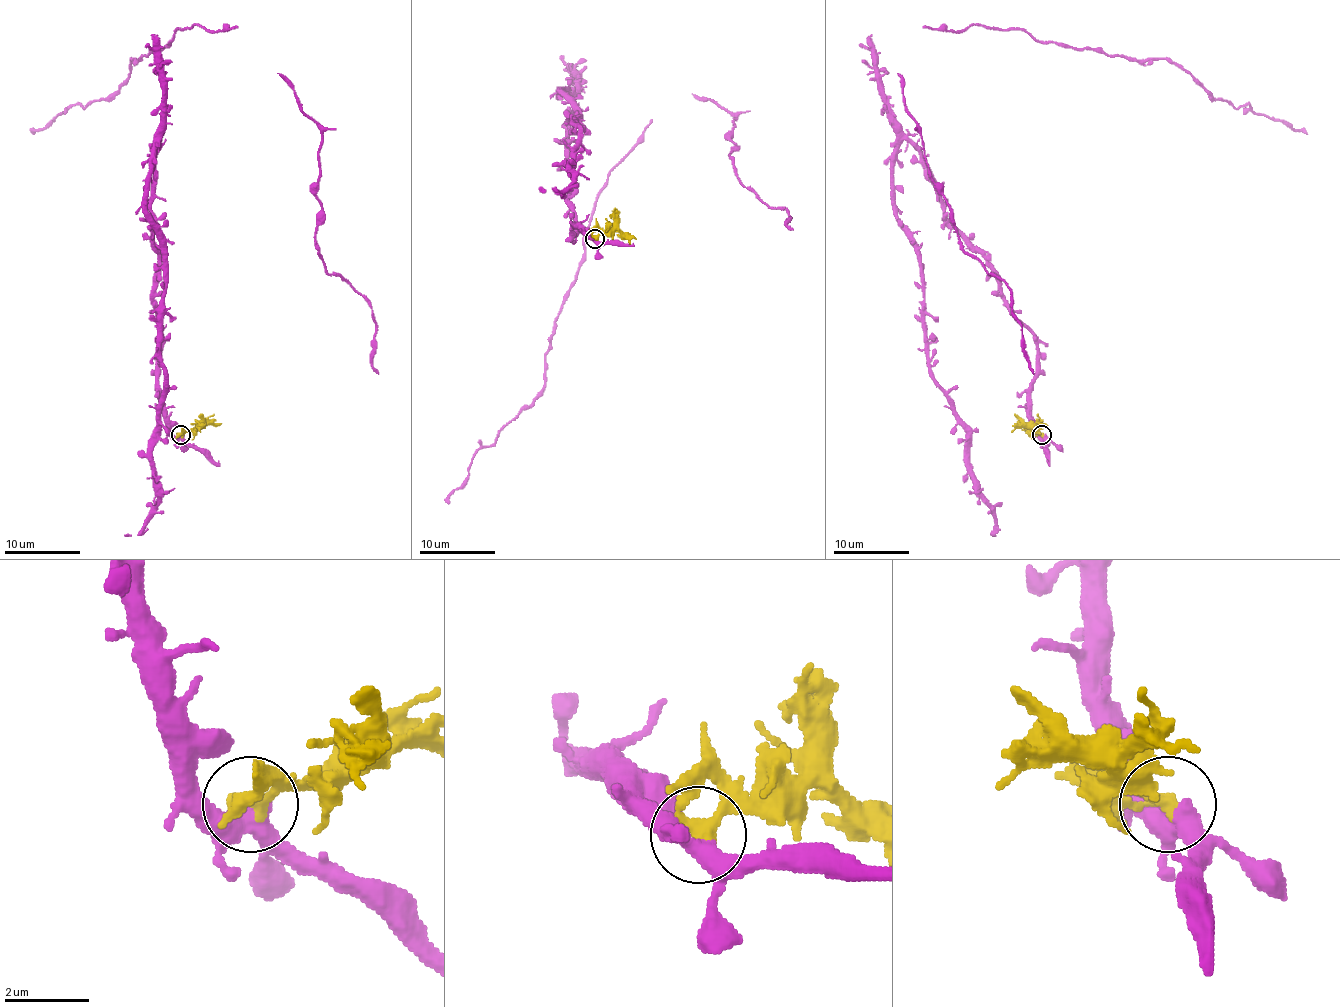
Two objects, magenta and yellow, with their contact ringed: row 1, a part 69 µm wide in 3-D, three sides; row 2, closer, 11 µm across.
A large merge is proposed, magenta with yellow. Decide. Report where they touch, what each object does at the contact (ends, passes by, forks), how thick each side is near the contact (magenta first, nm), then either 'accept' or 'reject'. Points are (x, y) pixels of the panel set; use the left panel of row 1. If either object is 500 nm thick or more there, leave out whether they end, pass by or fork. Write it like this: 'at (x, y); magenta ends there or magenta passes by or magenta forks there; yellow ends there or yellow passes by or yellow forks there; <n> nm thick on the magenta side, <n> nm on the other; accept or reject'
at (180, 435); magenta forks there; yellow ends there; 360 nm thick on the magenta side, 360 nm on the other; reject

